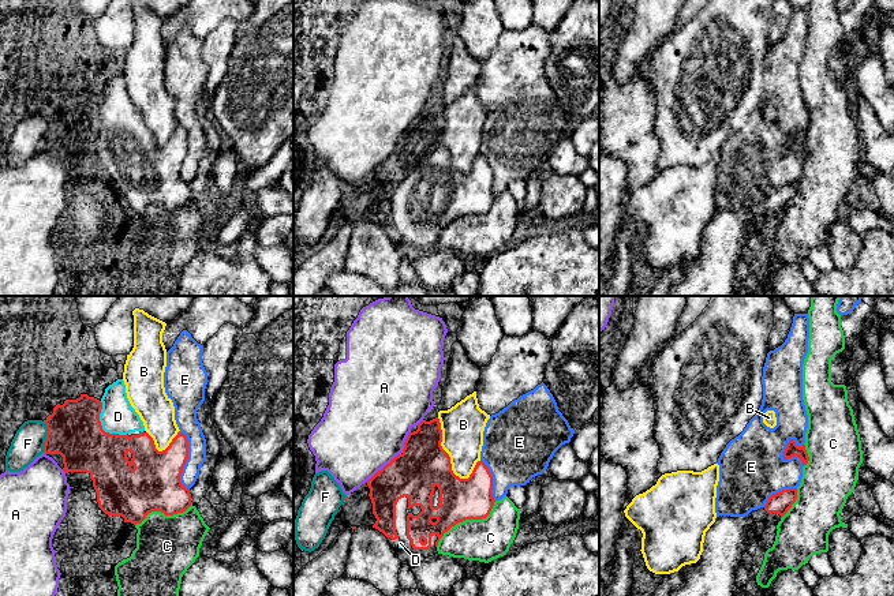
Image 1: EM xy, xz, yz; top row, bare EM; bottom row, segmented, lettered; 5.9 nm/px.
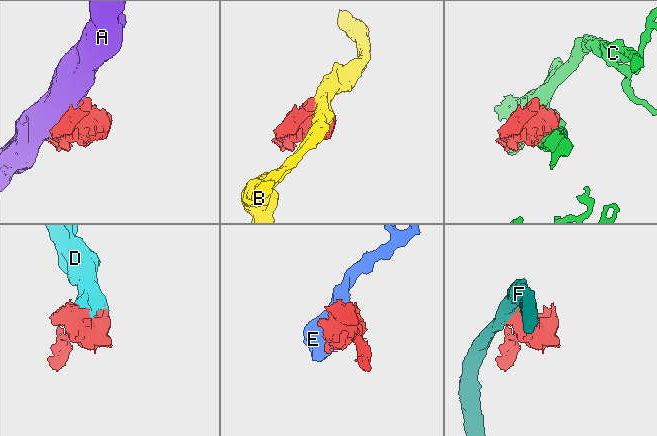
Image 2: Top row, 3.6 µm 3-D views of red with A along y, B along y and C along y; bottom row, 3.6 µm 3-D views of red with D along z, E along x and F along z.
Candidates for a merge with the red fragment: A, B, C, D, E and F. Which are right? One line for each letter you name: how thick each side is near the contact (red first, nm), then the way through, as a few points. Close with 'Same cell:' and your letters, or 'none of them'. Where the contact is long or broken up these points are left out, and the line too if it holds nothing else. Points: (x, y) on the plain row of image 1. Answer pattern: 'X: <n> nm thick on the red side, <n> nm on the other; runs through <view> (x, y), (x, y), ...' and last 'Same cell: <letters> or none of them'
D: 320 nm thick on the red side, 200 nm on the other
Same cell: D

